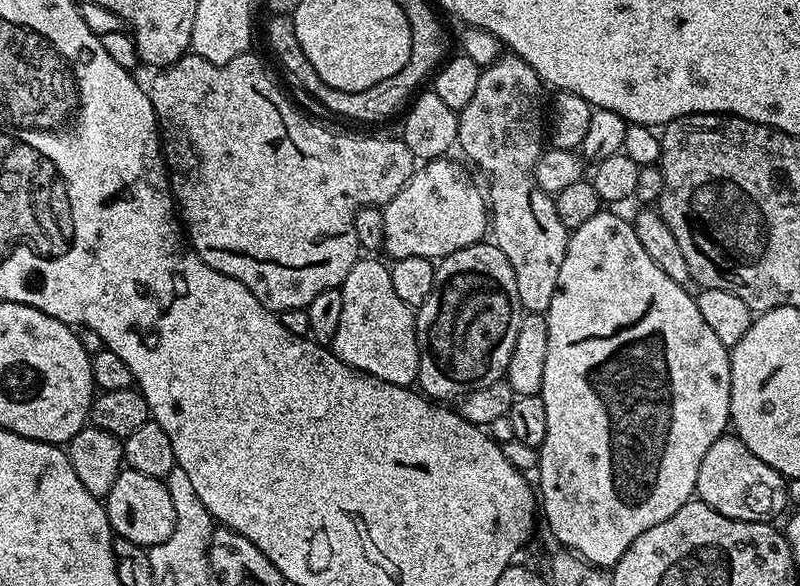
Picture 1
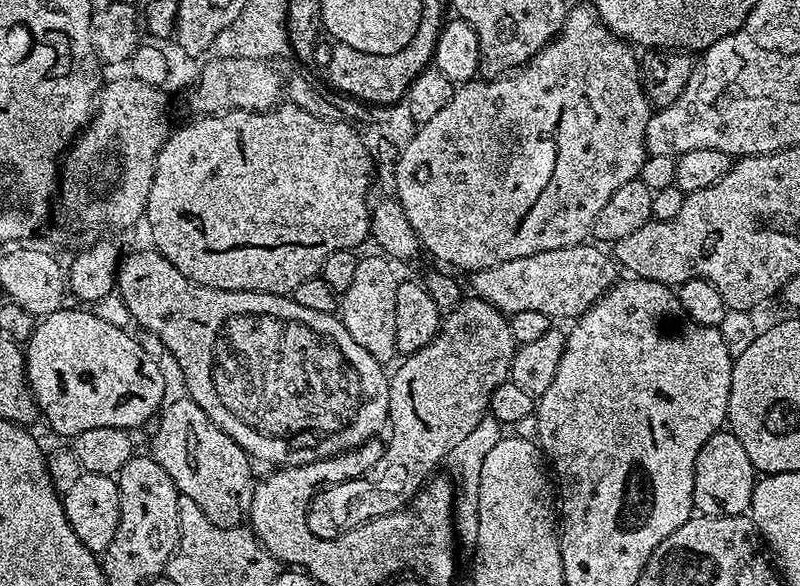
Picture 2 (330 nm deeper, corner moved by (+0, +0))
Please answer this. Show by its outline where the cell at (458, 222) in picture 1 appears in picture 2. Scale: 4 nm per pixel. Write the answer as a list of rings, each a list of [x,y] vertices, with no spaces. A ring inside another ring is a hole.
[[[584,3],[577,8],[576,5],[569,7],[568,17],[560,33],[553,36],[552,41],[524,67],[515,69],[511,74],[495,78],[477,78],[459,85],[453,91],[450,102],[446,102],[446,106],[442,106],[442,110],[434,114],[430,122],[417,127],[410,146],[406,146],[406,150],[402,150],[394,160],[394,196],[399,200],[402,210],[406,210],[406,218],[410,218],[410,226],[414,226],[423,251],[437,256],[444,264],[468,268],[469,273],[474,273],[480,268],[498,266],[498,262],[510,262],[510,258],[526,258],[542,250],[562,250],[562,246],[585,243],[589,239],[598,213],[602,211],[602,206],[606,206],[606,202],[610,202],[614,190],[618,190],[618,186],[626,186],[626,182],[637,179],[644,165],[644,143],[650,140],[654,109],[648,102],[648,95],[644,93],[644,81],[640,74],[637,53],[632,52],[635,52],[633,45],[615,36],[600,21],[600,15]]]

